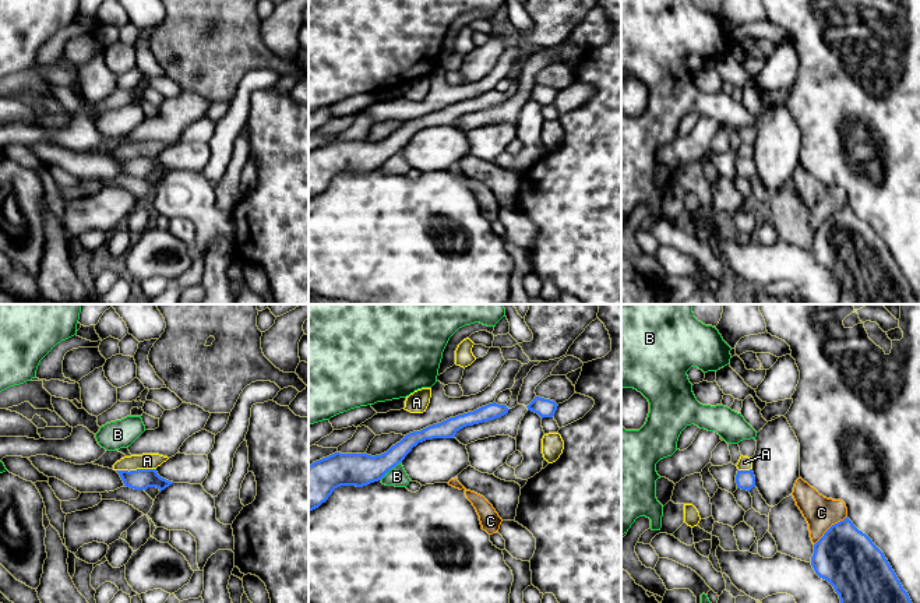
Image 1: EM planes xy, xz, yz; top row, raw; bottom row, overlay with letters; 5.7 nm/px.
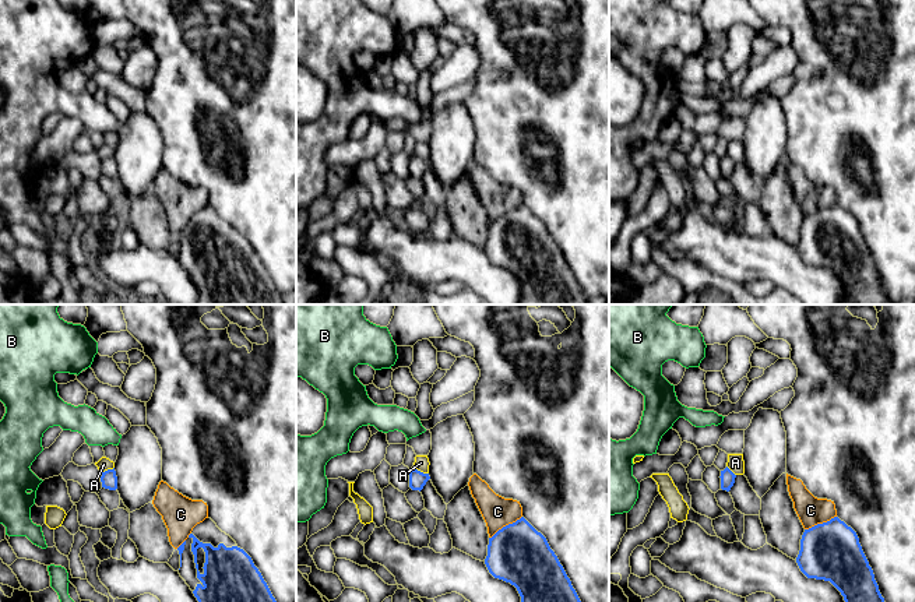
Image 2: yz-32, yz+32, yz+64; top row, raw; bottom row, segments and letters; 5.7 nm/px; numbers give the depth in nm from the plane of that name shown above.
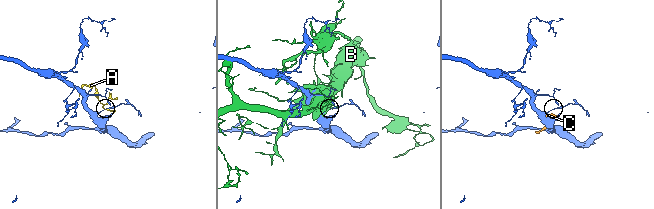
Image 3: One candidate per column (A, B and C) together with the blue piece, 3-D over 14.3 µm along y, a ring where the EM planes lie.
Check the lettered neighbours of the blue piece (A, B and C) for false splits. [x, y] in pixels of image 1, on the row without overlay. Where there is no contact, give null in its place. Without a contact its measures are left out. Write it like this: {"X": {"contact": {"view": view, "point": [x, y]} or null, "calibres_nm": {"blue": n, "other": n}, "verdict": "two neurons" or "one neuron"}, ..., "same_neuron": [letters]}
{"A": {"contact": {"view": "xy", "point": [137, 157]}, "calibres_nm": {"blue": 120, "other": 100}, "verdict": "two neurons"}, "B": {"contact": {"view": "xz", "point": [390, 157]}, "calibres_nm": {"blue": 190, "other": 110}, "verdict": "two neurons"}, "C": {"contact": {"view": "yz", "point": [829, 215]}, "calibres_nm": {"blue": 340, "other": 190}, "verdict": "two neurons"}, "same_neuron": []}

